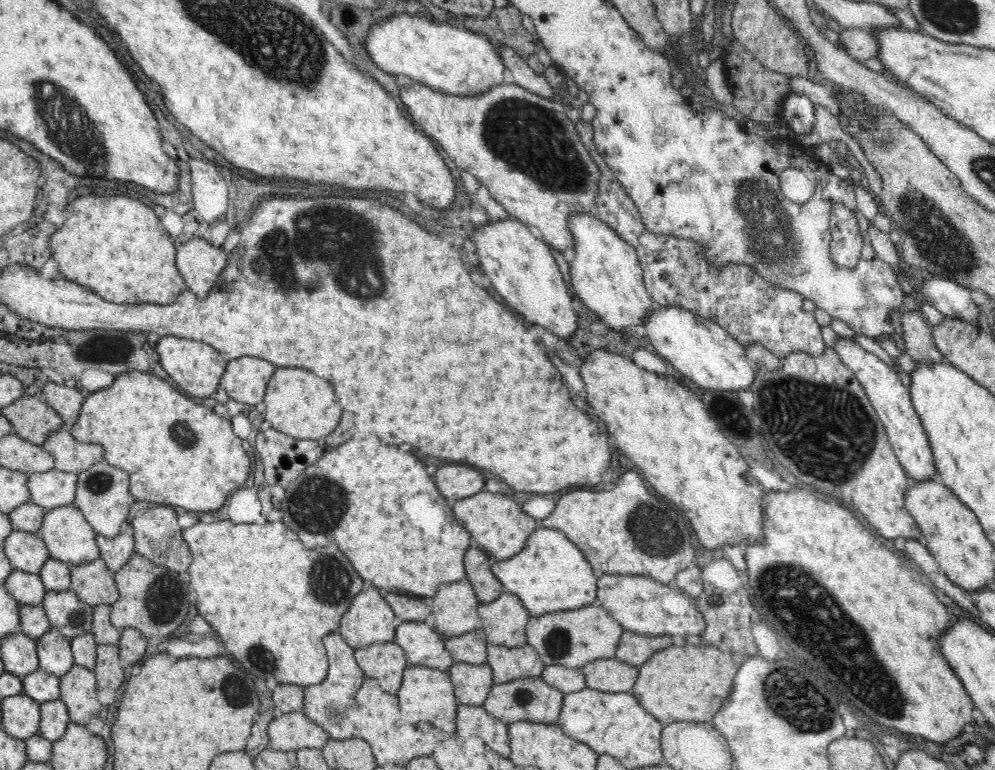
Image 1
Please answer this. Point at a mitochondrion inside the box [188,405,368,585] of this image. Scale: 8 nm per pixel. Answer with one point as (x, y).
(308, 507)

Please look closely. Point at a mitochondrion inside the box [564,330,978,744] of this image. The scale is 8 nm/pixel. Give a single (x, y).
(821, 427)

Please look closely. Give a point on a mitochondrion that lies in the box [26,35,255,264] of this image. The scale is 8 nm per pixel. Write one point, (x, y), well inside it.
(73, 133)

